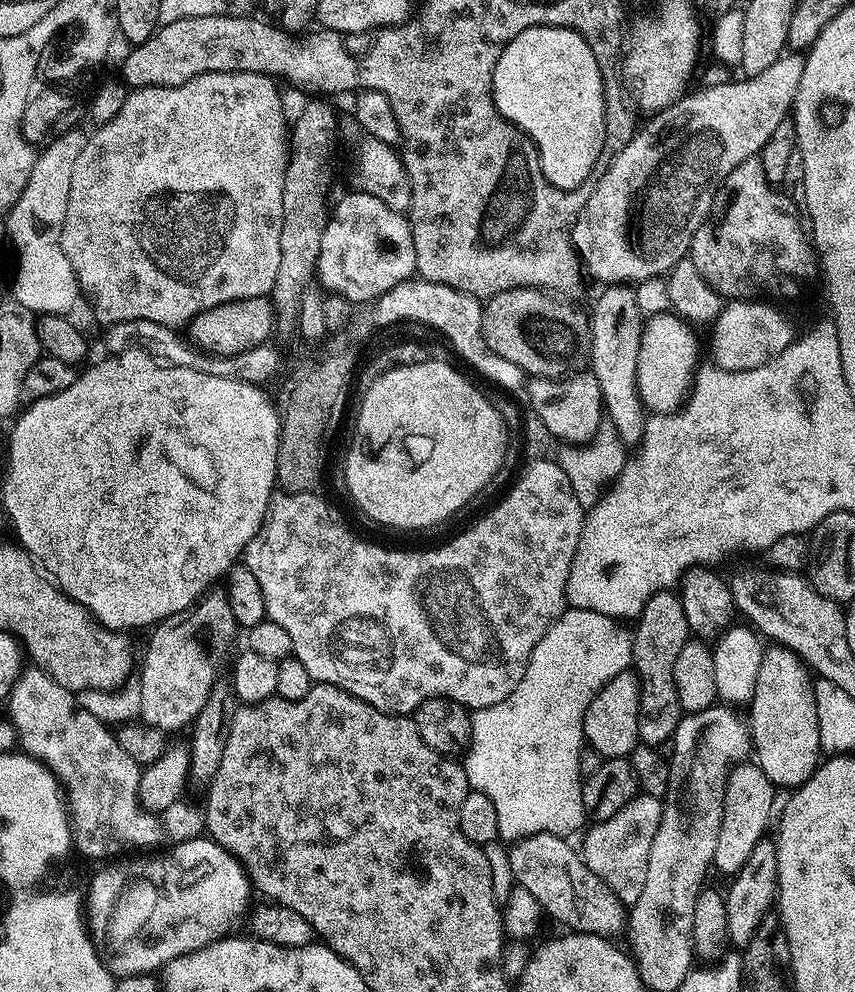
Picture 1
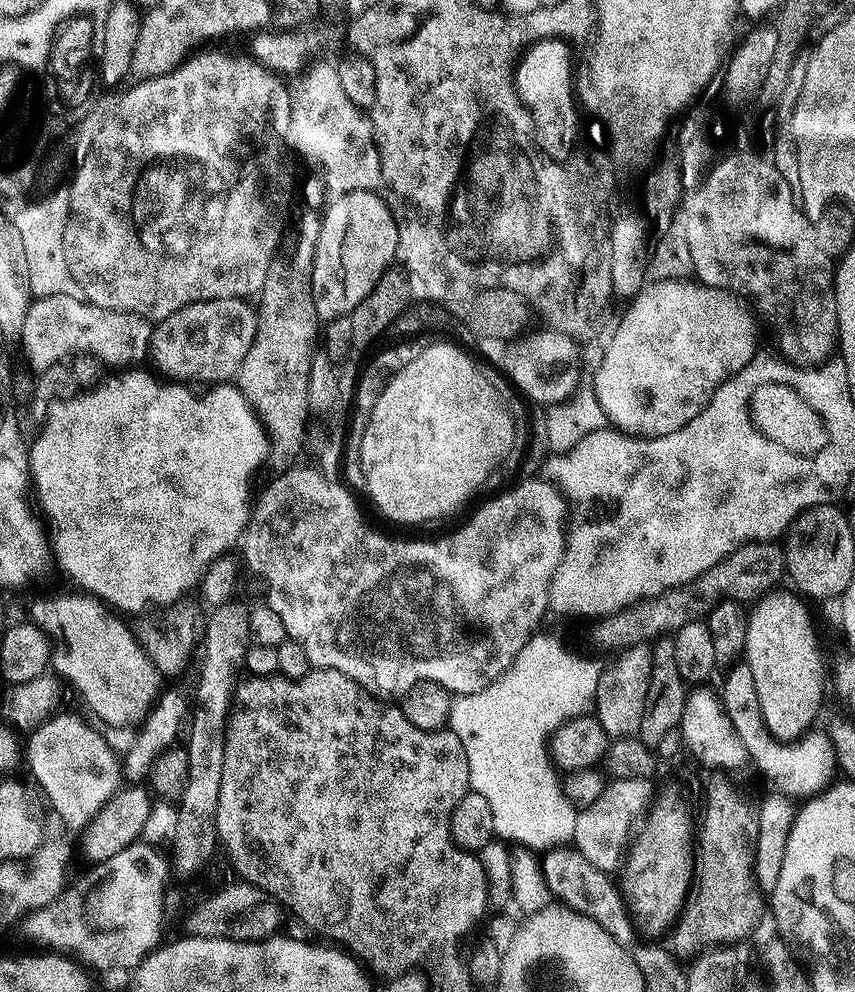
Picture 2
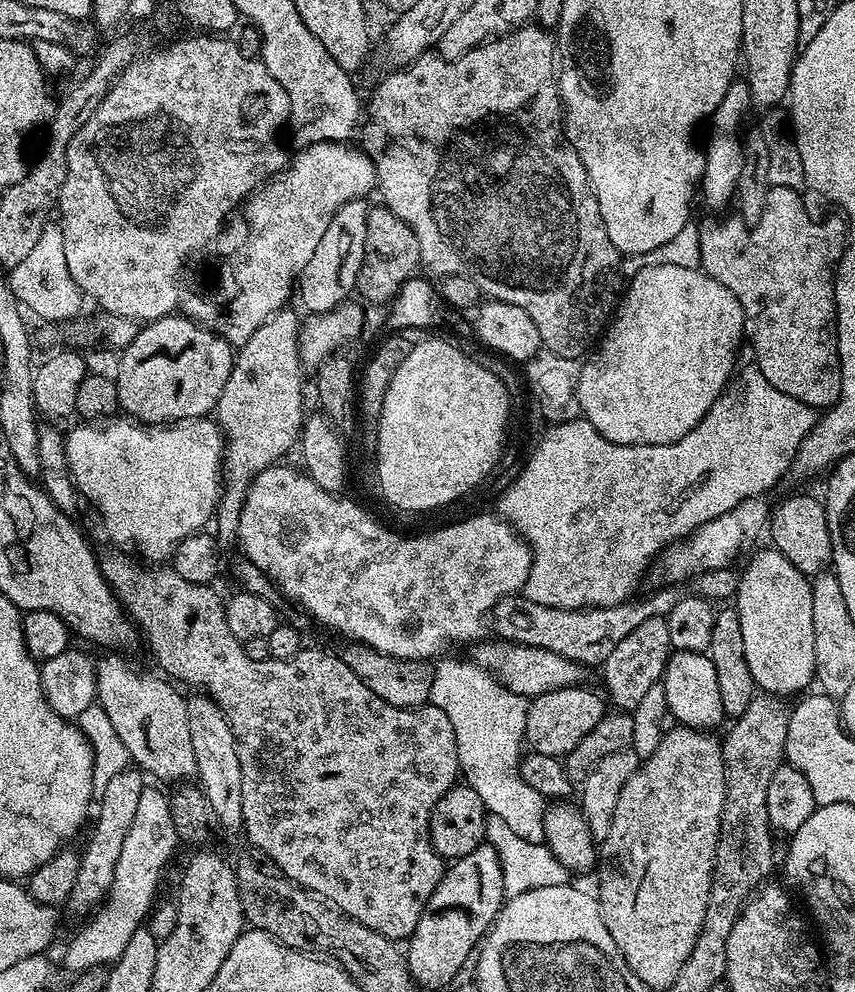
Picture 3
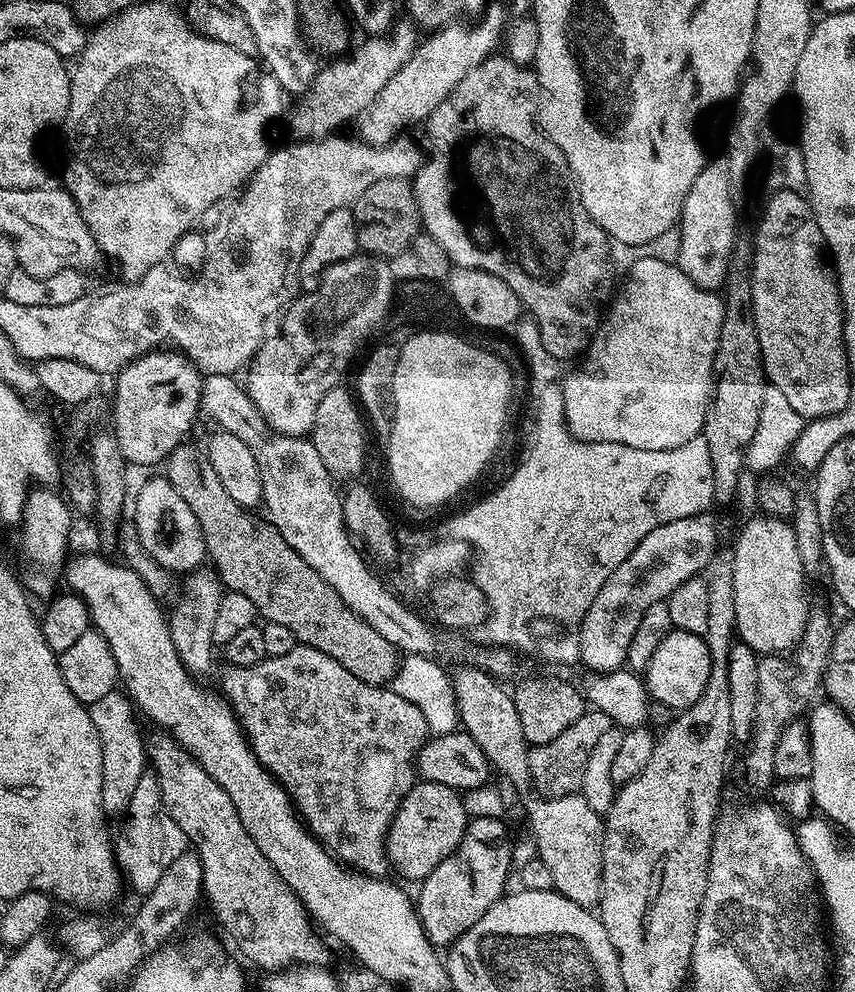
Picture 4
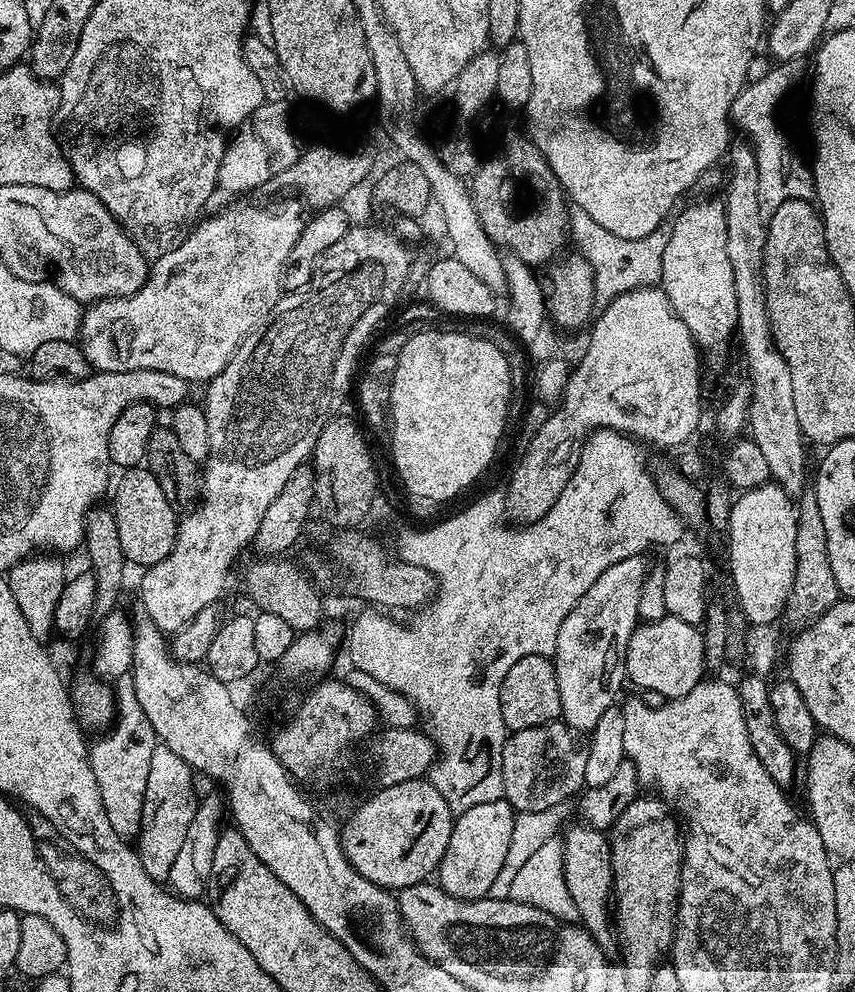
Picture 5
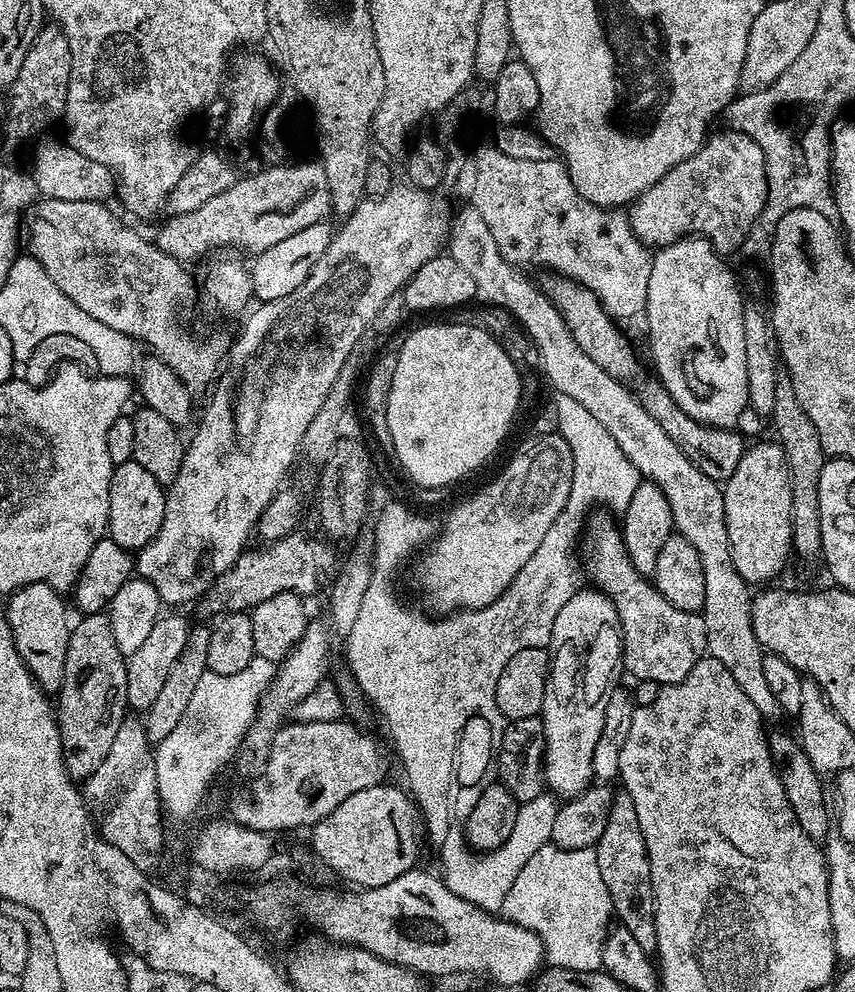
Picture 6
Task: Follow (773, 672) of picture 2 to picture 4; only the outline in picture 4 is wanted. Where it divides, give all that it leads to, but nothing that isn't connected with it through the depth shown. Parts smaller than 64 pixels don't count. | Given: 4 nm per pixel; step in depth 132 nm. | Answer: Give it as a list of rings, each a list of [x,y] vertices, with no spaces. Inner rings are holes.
[[[757,514],[744,524],[744,529],[736,536],[736,549],[730,552],[732,577],[734,578],[734,614],[736,634],[746,646],[758,654],[788,654],[800,641],[804,626],[808,621],[810,605],[804,597],[806,573],[802,558],[798,558],[798,542],[794,538],[791,523],[774,516]]]

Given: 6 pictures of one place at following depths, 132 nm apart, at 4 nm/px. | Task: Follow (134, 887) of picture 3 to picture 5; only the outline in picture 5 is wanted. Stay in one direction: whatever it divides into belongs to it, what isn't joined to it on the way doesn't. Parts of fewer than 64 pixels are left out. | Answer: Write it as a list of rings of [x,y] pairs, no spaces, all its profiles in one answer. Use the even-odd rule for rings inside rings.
[[[157,743],[154,755],[150,758],[150,778],[146,778],[140,832],[134,837],[134,847],[140,853],[142,866],[146,874],[155,880],[167,881],[170,866],[174,866],[174,857],[178,855],[178,850],[182,850],[186,829],[196,813],[198,795],[192,789],[192,779],[194,773],[191,766],[182,762],[174,750]]]

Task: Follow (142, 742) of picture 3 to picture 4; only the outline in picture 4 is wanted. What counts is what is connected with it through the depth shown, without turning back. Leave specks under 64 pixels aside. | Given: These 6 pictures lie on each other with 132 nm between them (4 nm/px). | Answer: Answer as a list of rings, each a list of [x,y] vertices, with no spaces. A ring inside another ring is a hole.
[[[156,735],[160,736],[147,737],[146,760],[158,782],[158,790],[162,794],[162,806],[166,814],[174,818],[178,830],[182,830],[182,834],[188,837],[194,845],[196,855],[200,857],[204,871],[202,892],[206,897],[206,904],[208,900],[209,906],[212,907],[217,922],[236,939],[241,954],[250,963],[257,964],[260,968],[268,968],[264,970],[327,965],[328,948],[312,930],[313,925],[310,923],[308,911],[292,893],[290,886],[282,882],[274,866],[266,862],[266,854],[262,854],[262,850],[254,846],[254,838],[246,834],[246,826],[242,826],[242,818],[238,818],[238,810],[234,810],[234,802],[230,802],[230,794],[226,794],[226,790],[222,790],[222,786],[218,786],[218,782],[214,782],[214,778],[210,778],[206,770],[202,770],[199,762],[173,736]]]

